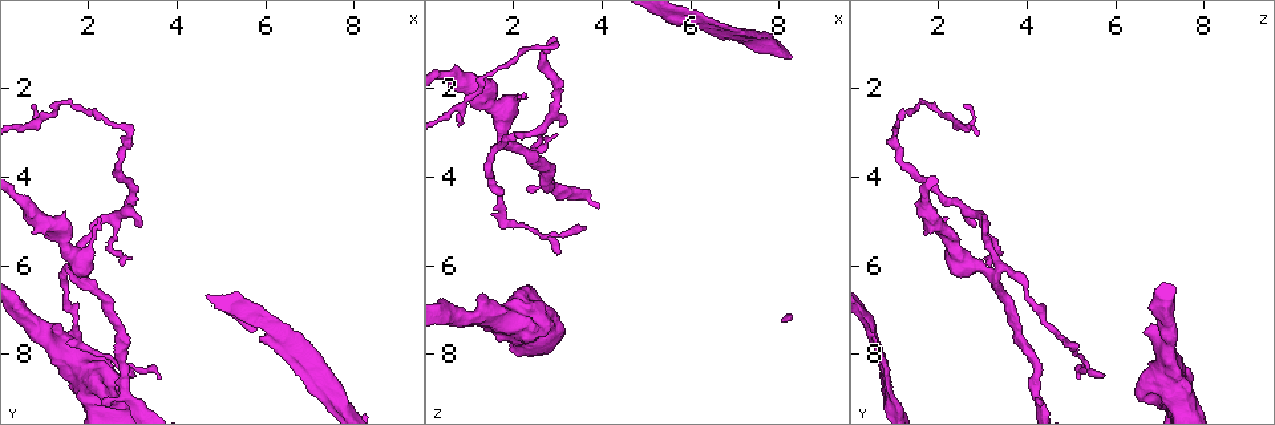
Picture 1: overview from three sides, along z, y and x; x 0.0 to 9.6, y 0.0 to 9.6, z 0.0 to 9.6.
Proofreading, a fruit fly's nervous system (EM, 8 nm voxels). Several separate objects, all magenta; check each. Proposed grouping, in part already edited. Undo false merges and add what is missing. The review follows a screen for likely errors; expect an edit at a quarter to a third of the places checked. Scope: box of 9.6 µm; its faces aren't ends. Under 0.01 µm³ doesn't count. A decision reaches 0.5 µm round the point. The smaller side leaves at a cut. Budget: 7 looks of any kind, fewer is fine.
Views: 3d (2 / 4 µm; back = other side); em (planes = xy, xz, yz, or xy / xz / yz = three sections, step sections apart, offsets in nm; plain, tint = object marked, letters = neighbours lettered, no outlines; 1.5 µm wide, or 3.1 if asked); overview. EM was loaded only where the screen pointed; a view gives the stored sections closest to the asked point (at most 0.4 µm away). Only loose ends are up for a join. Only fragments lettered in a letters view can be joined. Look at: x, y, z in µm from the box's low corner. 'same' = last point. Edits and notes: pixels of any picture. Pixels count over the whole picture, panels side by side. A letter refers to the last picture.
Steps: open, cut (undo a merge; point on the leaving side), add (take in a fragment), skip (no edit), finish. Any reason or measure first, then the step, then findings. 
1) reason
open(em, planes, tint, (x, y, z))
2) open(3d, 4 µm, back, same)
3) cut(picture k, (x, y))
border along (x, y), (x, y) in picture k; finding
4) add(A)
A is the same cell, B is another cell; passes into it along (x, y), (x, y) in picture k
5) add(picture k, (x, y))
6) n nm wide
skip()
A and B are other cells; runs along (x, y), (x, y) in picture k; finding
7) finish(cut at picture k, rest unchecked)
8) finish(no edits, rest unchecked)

an open end
open(3d, 4 µm, (1.20, 7.45, 6.60))

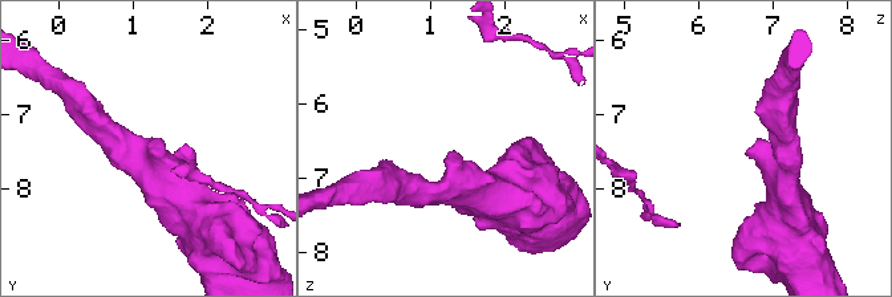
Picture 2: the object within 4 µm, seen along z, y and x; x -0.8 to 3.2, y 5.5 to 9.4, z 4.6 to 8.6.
open(em, planes, letters, (1.25, 7.45, 6.65))

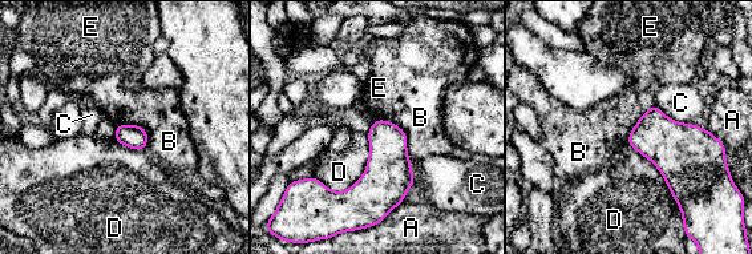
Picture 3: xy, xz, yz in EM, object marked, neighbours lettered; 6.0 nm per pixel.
skip()
A, B, C, D and E are other cells; border along (116, 124), (138, 125) in picture 3; no lettered fragment goes on from it

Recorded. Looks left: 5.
four or more arms meet
open(em, xz, step 4, tint, (1.70, 6.05, 3.20))

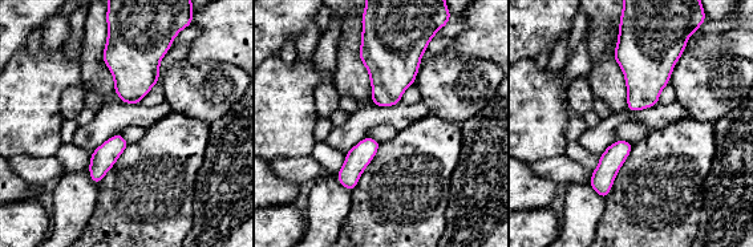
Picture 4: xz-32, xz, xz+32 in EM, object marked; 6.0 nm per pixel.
another direction
open(em, planes, letters, same)

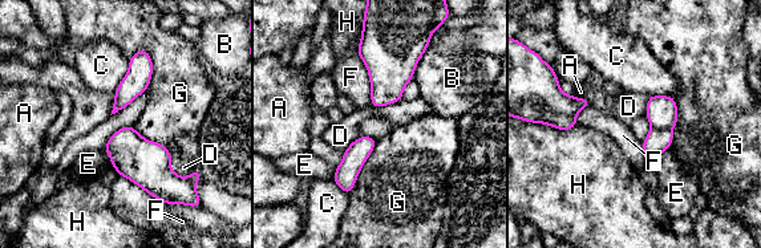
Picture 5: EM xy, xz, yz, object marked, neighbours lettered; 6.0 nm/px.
cut(picture 5, (662, 110))
A, B, C, D, E, F, G and H are other cells; border along (652, 126), (670, 131) in picture 5; two neurons meet here

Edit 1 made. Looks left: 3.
finish(cut at picture 5, rest unchecked)

